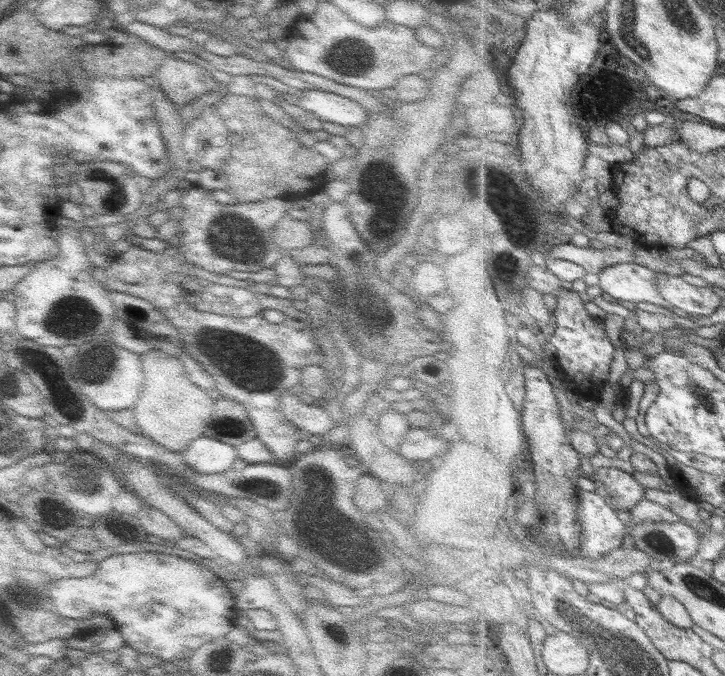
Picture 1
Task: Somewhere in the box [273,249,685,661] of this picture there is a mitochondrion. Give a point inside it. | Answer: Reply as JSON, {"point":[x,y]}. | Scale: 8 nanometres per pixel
{"point":[332,538]}

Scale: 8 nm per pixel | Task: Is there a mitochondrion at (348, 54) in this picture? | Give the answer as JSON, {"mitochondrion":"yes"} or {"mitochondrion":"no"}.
{"mitochondrion":"yes"}

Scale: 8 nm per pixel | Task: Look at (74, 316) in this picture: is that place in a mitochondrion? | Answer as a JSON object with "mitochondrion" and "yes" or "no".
{"mitochondrion":"yes"}

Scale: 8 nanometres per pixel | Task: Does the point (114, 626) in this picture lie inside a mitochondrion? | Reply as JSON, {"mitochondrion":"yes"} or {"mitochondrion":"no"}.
{"mitochondrion":"no"}

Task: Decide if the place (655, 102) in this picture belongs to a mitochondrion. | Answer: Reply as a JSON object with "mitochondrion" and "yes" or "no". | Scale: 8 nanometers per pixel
{"mitochondrion":"no"}

